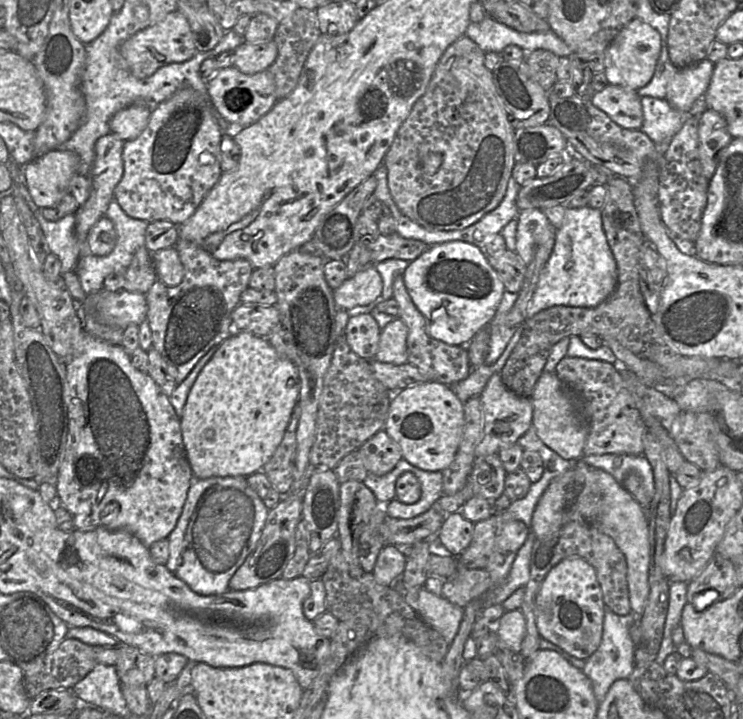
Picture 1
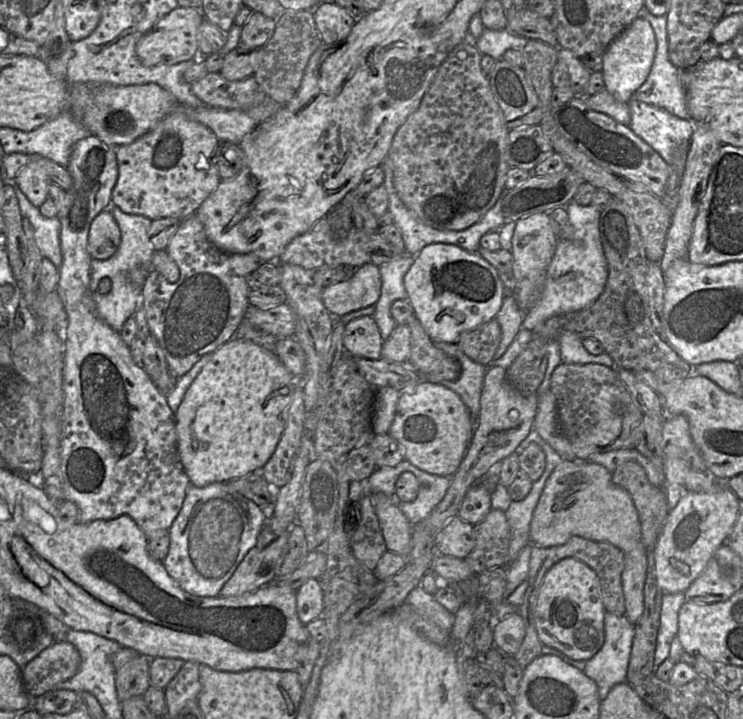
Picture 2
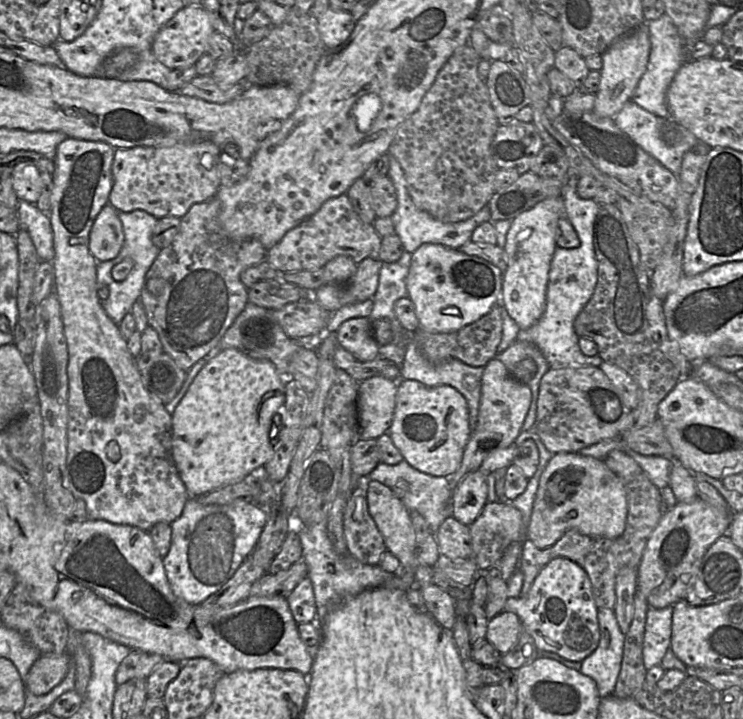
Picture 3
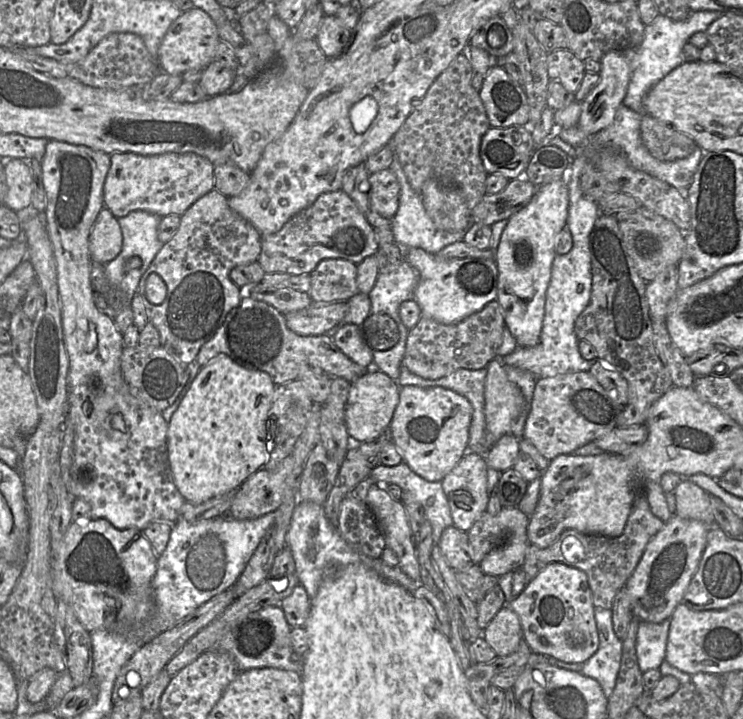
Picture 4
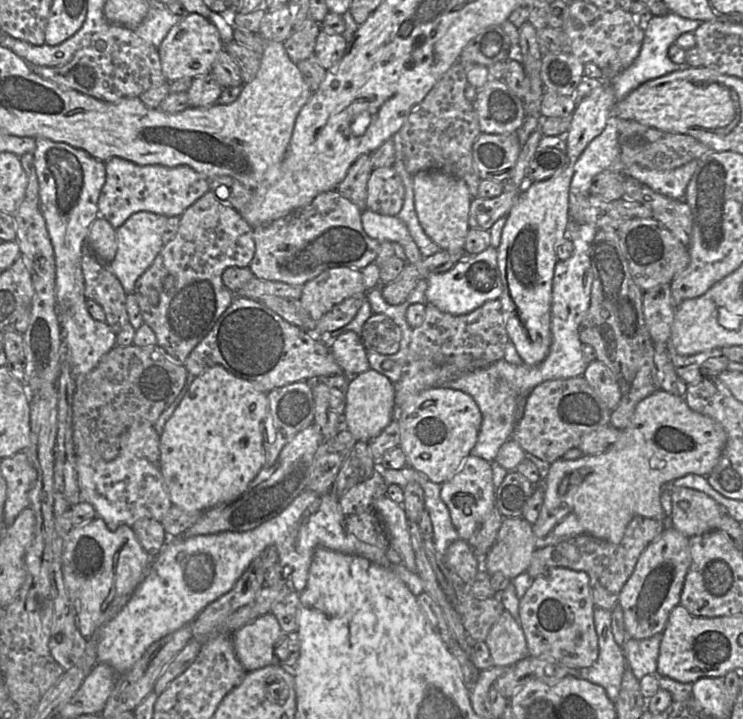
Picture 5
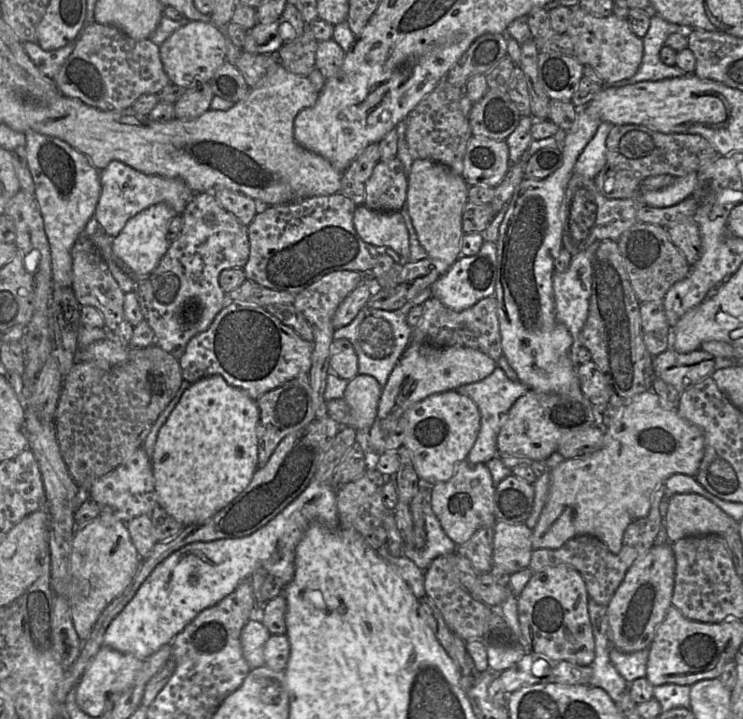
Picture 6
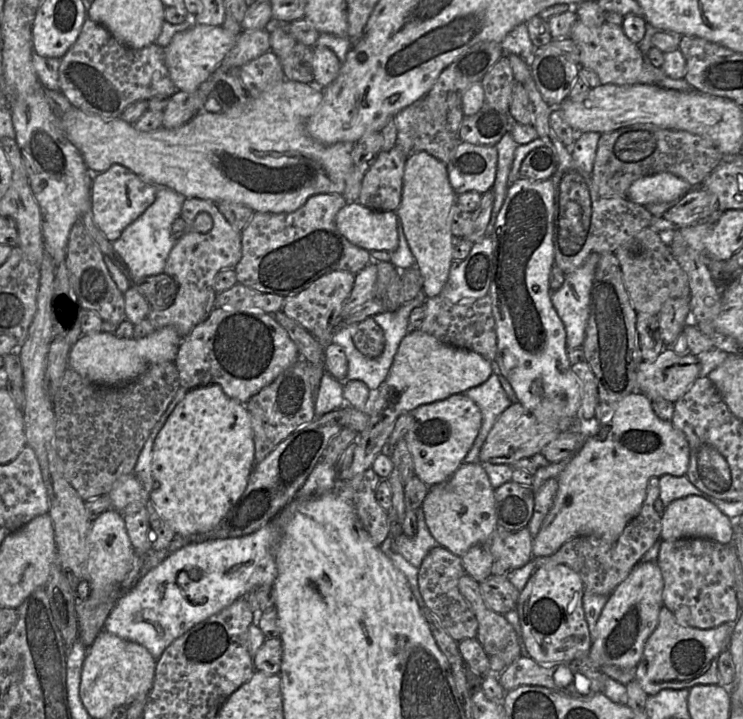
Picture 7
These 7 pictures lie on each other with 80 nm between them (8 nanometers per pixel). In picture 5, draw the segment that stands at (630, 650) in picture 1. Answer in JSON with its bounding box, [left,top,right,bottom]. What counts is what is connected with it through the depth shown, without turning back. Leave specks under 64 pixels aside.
[579,607,626,703]

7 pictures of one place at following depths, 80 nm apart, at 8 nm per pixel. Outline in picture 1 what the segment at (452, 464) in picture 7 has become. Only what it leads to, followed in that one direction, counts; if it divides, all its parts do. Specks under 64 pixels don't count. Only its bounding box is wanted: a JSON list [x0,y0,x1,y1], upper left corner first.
[385,381,464,471]

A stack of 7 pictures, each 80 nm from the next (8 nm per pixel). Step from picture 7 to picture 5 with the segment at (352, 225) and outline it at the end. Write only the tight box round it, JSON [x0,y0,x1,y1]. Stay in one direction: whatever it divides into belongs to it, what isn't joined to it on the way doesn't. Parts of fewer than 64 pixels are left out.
[361,209,423,263]

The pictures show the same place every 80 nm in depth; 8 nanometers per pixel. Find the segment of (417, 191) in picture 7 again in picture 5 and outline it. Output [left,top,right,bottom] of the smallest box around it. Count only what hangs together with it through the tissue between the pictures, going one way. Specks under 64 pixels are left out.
[413,170,472,252]

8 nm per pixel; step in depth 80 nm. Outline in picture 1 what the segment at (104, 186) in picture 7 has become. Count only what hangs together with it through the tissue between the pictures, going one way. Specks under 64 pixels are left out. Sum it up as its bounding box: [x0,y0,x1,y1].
[114,87,225,225]

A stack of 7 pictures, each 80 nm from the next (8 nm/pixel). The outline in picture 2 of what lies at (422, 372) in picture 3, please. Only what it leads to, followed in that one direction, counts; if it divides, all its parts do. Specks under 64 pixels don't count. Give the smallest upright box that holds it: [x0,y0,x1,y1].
[437,342,487,424]

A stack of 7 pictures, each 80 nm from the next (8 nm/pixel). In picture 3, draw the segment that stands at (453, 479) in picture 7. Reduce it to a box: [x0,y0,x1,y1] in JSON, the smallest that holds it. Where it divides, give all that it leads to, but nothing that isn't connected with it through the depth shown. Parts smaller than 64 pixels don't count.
[451,470,488,526]

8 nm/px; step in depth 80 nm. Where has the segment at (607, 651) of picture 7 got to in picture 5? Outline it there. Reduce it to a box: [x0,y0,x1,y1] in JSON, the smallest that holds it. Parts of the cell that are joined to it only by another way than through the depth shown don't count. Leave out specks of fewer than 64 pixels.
[618,525,691,640]

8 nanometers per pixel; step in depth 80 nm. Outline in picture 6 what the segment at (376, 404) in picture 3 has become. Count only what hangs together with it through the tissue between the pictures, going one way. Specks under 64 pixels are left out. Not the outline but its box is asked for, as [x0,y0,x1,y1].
[343,374,383,432]

